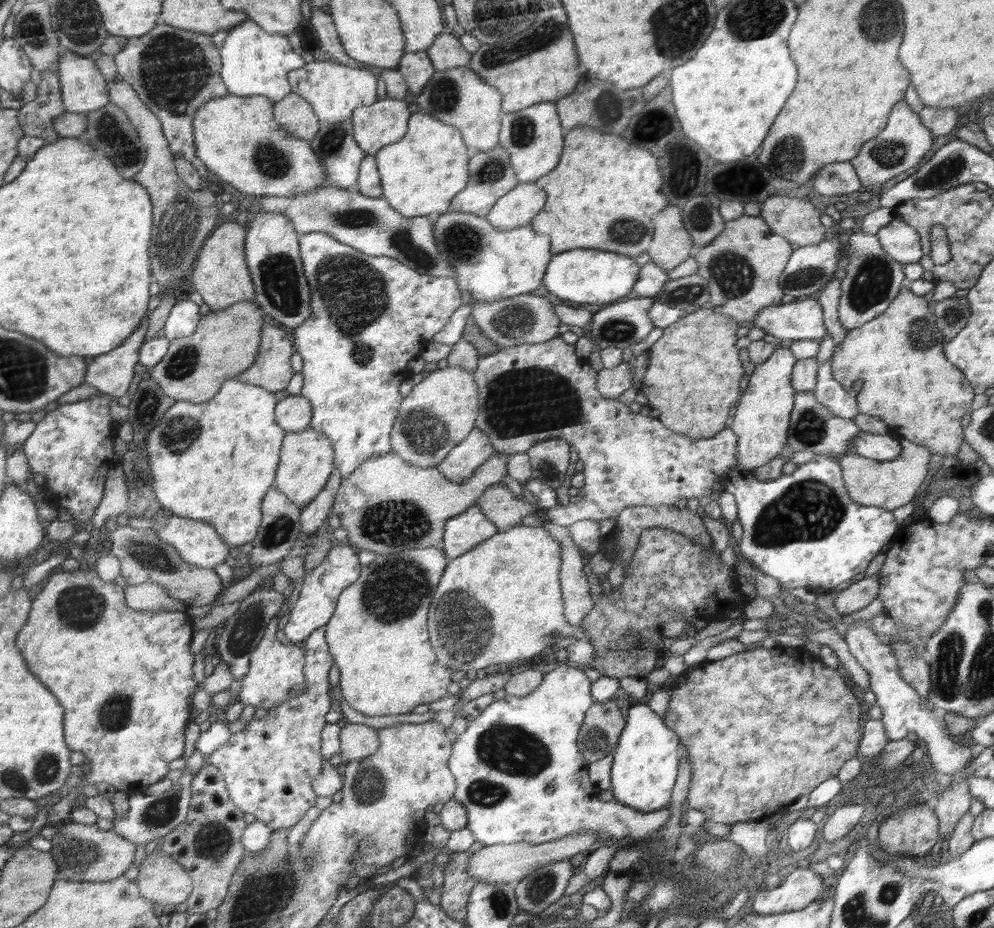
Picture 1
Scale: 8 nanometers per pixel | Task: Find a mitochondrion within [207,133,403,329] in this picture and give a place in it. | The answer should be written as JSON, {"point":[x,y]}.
{"point":[280,278]}

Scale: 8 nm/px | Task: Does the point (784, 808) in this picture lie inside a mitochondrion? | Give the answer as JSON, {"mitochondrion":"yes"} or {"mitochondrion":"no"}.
{"mitochondrion":"no"}

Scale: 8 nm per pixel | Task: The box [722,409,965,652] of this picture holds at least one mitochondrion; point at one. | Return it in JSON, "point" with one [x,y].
{"point":[809,510]}

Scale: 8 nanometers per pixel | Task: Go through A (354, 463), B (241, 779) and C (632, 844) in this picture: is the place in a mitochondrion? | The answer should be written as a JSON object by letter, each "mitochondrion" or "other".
{"A":"other","B":"other","C":"other"}

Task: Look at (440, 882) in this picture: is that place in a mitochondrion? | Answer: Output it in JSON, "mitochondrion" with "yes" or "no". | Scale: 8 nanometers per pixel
{"mitochondrion":"no"}

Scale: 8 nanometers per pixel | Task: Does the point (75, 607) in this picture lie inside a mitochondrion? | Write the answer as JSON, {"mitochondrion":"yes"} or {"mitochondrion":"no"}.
{"mitochondrion":"yes"}

